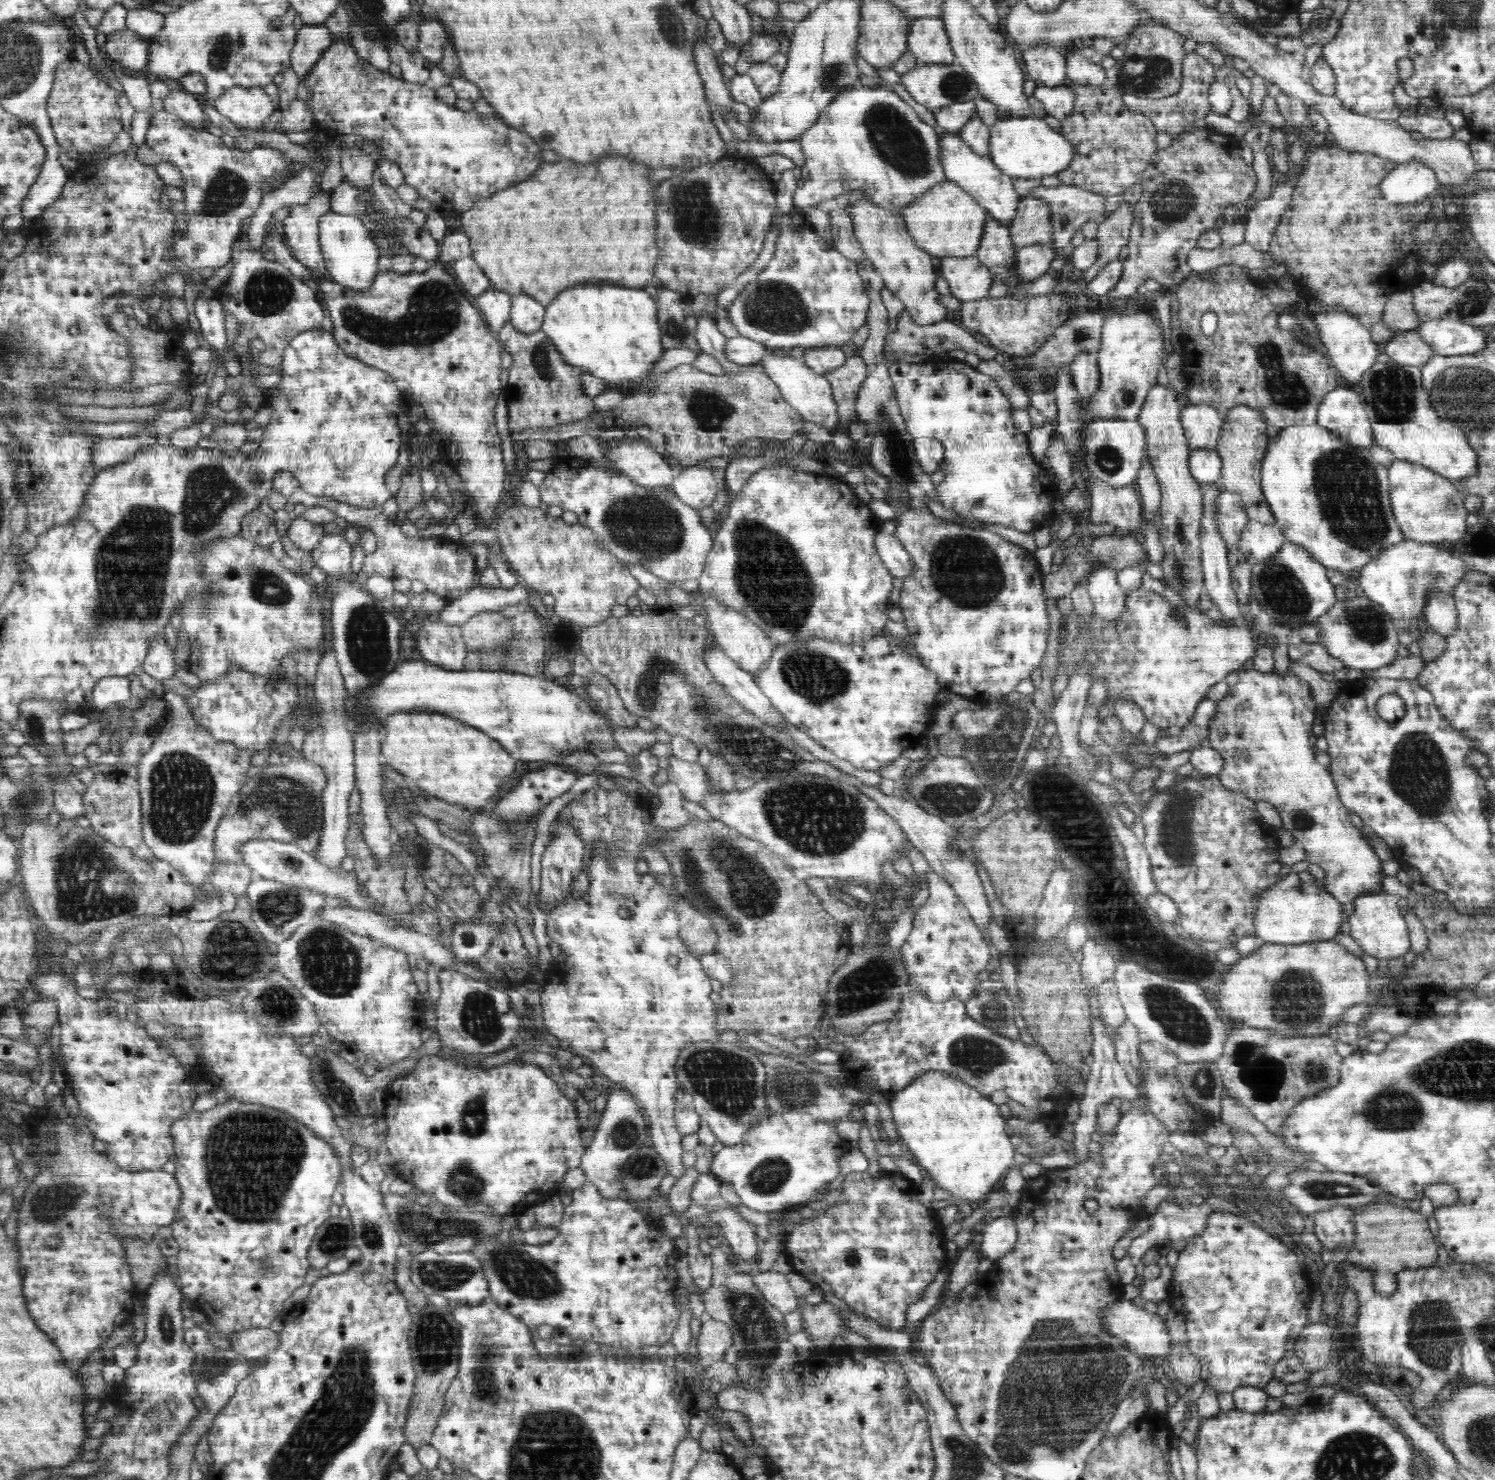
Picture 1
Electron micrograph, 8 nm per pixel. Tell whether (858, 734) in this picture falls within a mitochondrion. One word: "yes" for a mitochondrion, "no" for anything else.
no

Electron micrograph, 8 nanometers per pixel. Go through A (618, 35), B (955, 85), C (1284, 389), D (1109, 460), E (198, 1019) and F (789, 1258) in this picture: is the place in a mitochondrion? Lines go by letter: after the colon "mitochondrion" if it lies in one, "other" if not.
A: other
B: mitochondrion
C: mitochondrion
D: mitochondrion
E: other
F: other

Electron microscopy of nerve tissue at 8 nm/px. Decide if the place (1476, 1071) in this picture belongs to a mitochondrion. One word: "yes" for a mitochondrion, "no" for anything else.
yes

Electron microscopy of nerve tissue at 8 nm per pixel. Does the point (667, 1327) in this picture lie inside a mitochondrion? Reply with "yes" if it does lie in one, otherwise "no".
no

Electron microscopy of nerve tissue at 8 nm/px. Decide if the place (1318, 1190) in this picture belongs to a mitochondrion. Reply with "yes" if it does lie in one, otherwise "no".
yes

